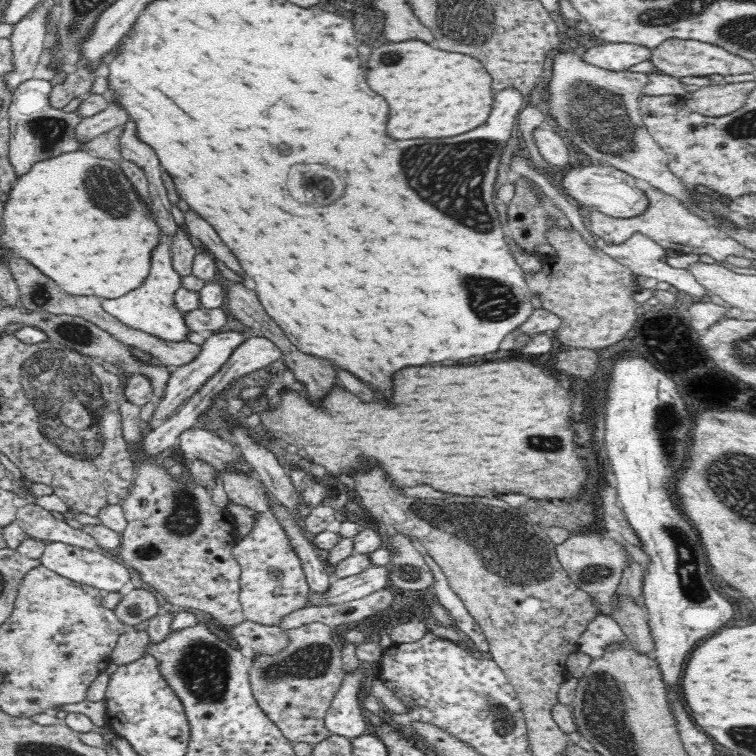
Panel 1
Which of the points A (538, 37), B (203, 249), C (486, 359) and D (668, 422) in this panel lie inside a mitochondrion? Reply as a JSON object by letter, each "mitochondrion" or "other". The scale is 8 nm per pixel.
{"A":"other","B":"other","C":"other","D":"mitochondrion"}

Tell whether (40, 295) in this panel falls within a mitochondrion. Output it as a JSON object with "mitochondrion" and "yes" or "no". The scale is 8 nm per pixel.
{"mitochondrion":"yes"}

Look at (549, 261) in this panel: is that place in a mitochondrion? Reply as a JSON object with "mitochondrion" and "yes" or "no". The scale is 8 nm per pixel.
{"mitochondrion":"no"}

